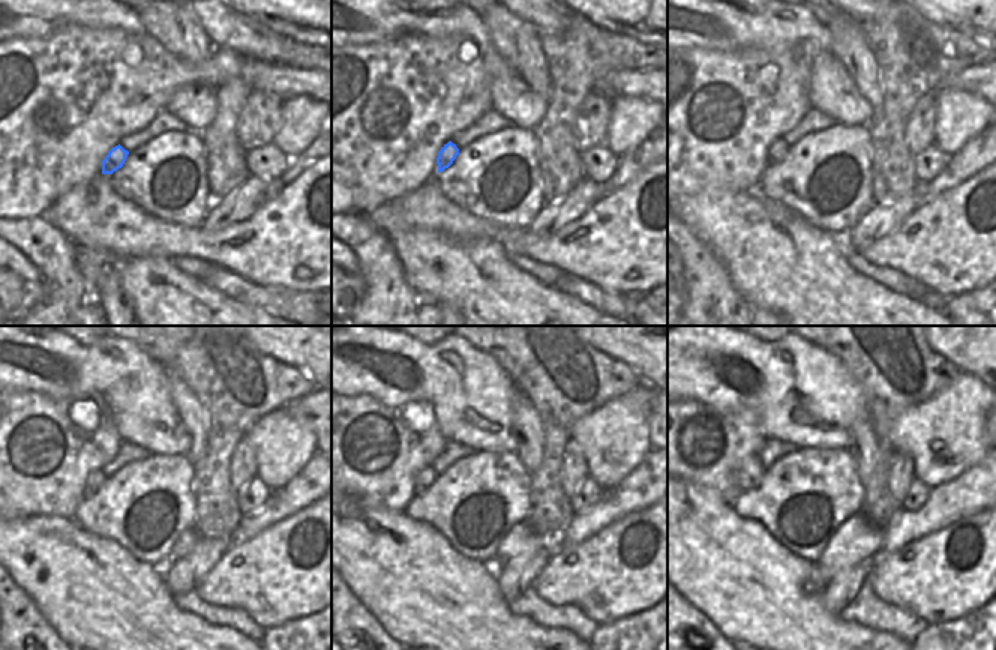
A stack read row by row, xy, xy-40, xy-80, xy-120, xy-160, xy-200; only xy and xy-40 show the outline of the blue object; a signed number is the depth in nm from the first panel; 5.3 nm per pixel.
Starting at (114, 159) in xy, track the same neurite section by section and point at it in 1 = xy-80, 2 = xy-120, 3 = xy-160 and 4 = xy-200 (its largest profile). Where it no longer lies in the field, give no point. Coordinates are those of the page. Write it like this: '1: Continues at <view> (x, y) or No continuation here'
1: Continues at xy-80 (777, 152)
2: Continues at xy-120 (95, 482)
3: Continues at xy-160 (426, 478)
4: Continues at xy-200 (750, 473).

